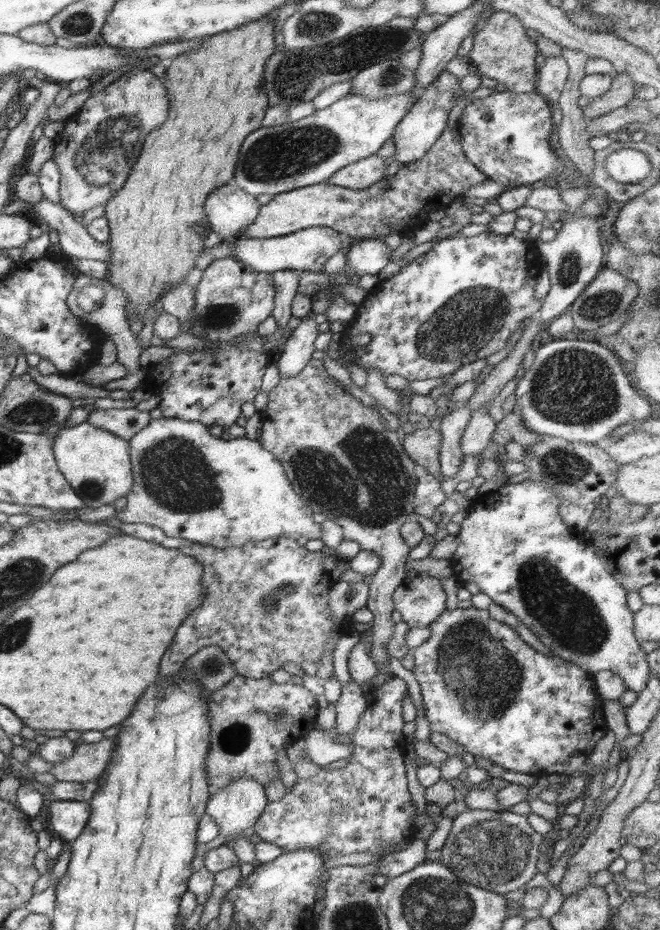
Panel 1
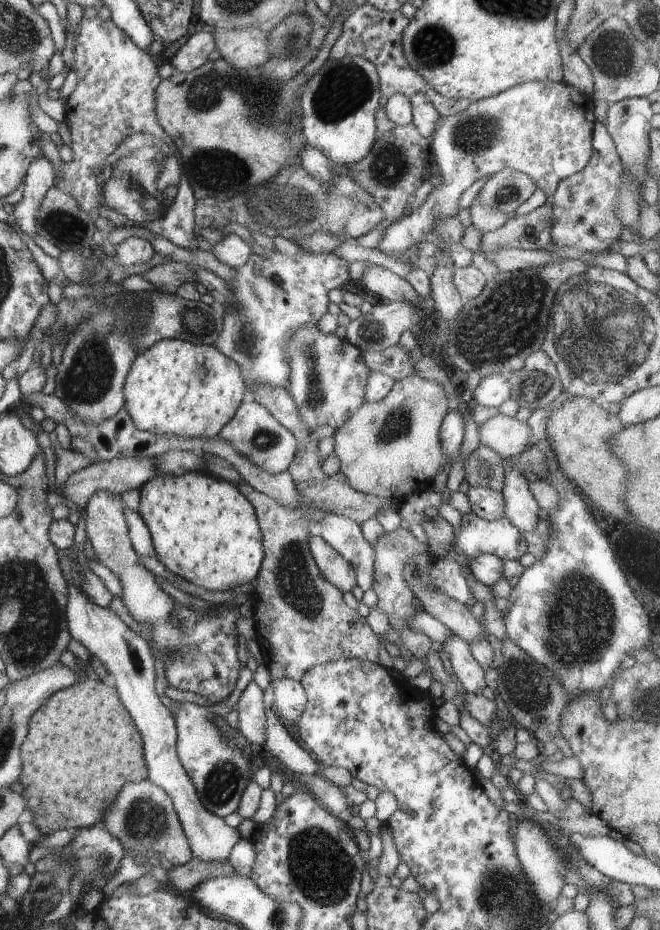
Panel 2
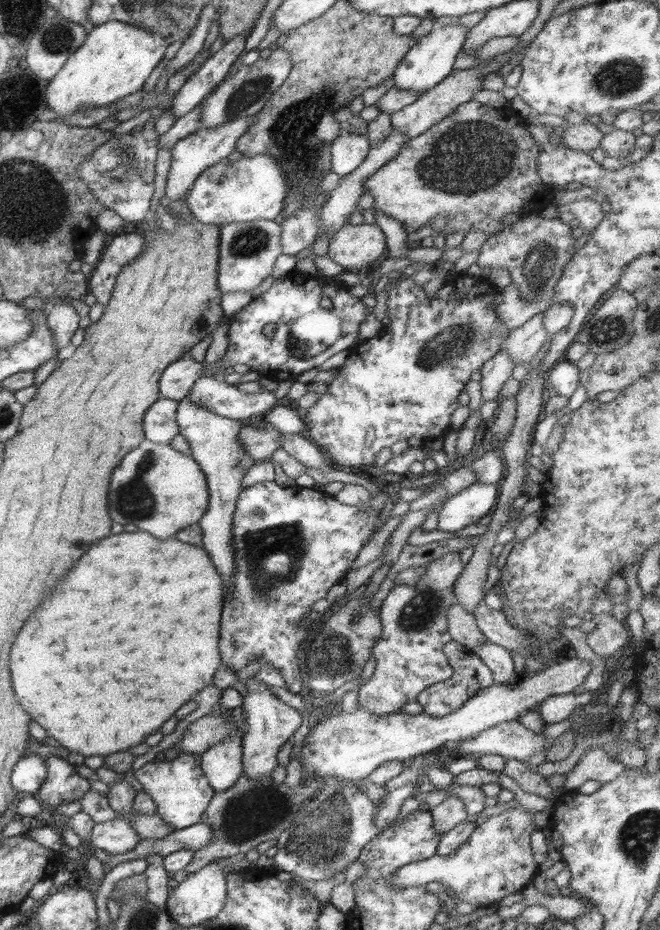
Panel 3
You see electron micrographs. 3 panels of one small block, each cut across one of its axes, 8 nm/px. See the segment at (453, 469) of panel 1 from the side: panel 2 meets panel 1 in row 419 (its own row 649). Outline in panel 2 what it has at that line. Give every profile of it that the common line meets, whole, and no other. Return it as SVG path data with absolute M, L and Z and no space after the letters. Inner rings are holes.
M454 634L441 645L442 652L448 654L454 677L464 687L465 692L481 694L482 688L486 686L486 670L474 660L469 642Z

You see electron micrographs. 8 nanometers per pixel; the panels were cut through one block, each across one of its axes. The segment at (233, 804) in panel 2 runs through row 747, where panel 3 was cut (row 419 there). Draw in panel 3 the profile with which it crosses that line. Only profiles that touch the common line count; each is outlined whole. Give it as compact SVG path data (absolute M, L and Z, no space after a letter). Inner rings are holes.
M188 398L178 401L176 416L179 433L188 441L190 450L192 450L191 457L200 465L207 480L208 509L198 521L203 532L202 548L210 554L216 570L222 576L224 590L228 590L236 567L234 547L232 547L232 522L236 503L243 490L244 474L257 461L248 455L248 452L242 448L242 444L238 442L238 431L242 429L240 420L224 418L202 406L196 406Z

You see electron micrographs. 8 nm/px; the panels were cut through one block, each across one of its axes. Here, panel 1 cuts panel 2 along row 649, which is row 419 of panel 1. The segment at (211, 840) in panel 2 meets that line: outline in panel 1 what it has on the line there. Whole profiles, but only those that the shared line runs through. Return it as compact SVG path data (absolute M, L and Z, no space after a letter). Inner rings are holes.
M136 407L94 409L87 417L86 422L124 440L130 440L151 421L150 411L140 411Z

